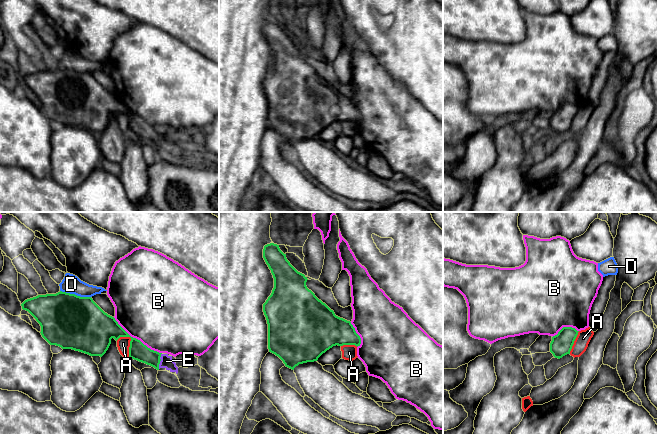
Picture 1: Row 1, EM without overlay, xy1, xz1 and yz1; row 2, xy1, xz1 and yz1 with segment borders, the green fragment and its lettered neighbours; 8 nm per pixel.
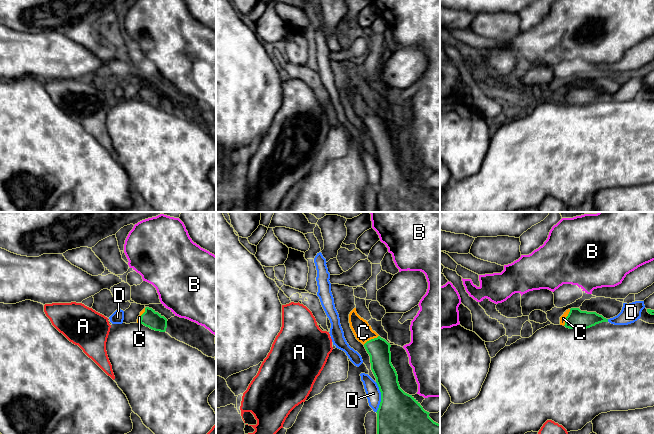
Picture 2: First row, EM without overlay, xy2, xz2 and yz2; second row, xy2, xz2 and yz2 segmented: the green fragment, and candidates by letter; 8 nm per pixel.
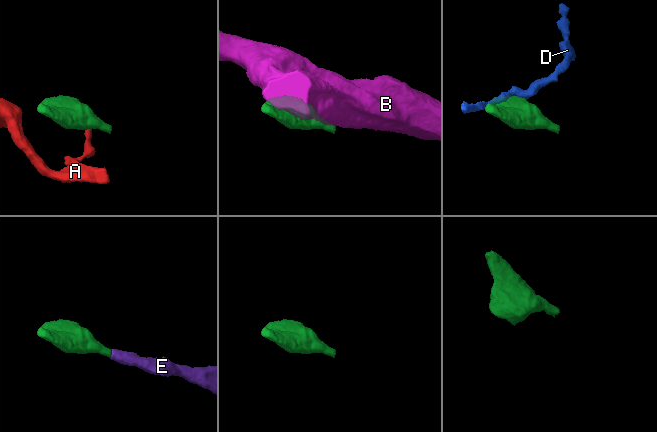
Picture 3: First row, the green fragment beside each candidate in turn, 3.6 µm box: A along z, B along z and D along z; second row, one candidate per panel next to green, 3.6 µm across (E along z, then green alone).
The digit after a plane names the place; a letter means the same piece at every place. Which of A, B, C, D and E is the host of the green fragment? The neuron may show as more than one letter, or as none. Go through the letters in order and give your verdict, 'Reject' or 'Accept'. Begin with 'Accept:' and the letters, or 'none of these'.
Accept: C, E
A: Reject
B: Reject
C: Accept
D: Reject
E: Accept

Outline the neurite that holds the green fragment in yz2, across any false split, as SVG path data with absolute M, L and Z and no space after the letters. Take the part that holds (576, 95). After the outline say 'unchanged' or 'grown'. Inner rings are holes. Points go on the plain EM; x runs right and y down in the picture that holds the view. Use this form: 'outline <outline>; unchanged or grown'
outline M579 84L568 85L560 93L560 101L569 105L587 105L602 98L608 98L608 95L596 88L581 87Z; grown

